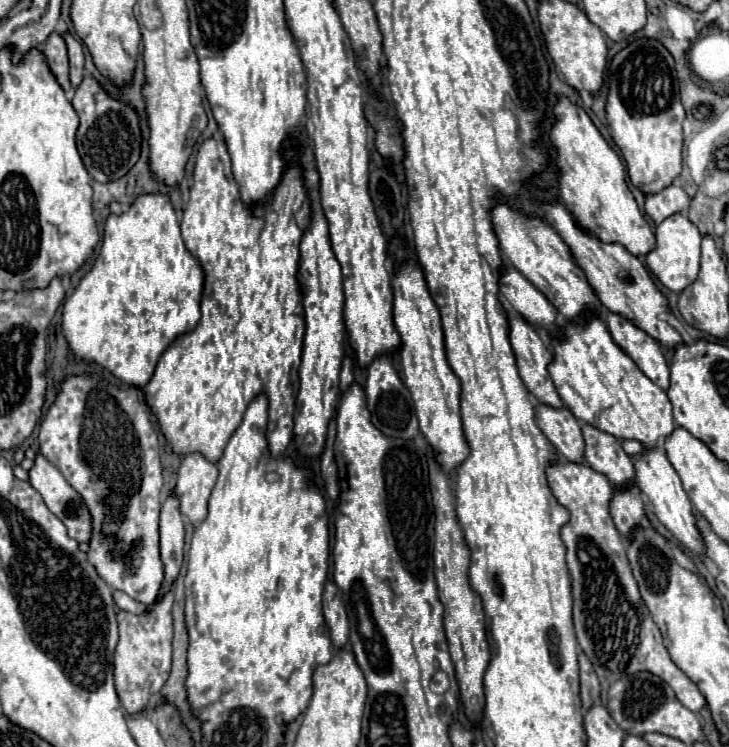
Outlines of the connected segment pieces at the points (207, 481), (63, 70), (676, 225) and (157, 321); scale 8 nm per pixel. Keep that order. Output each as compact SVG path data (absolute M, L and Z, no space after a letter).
M187 454L177 472L175 494L181 500L181 512L199 524L207 516L207 500L217 482L217 466L203 454Z
M53 32L47 38L47 42L45 42L45 46L43 46L41 52L45 54L47 64L49 64L51 72L55 74L57 82L63 86L65 96L71 100L73 94L75 94L75 90L69 84L69 58L67 58L67 44L65 44L63 36L59 32Z
M677 214L669 216L669 220L663 220L655 230L657 246L653 252L647 254L647 266L649 270L659 278L659 282L673 290L683 292L689 284L697 280L699 268L701 268L701 234L699 230L689 222L687 216Z
M139 194L123 214L109 214L103 230L101 252L93 268L81 278L63 306L63 334L73 354L107 368L115 378L143 388L159 356L181 334L191 332L201 318L201 294L205 274L197 258L185 248L179 220L169 194Z

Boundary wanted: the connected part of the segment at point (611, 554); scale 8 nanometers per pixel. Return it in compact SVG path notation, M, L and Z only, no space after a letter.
M561 460L555 466L547 468L547 480L549 480L551 492L557 498L557 502L563 504L571 512L569 522L561 530L561 538L567 546L567 566L569 566L569 574L573 580L573 622L575 622L575 634L577 634L579 648L591 660L597 676L615 682L623 676L629 676L629 674L635 674L641 670L651 672L651 674L659 676L661 680L665 680L675 690L677 698L681 700L681 704L685 708L699 712L705 706L703 694L669 658L669 652L663 646L661 632L659 632L657 624L653 622L651 612L645 608L645 604L641 600L637 582L631 574L631 566L627 560L627 544L621 538L621 534L617 532L617 528L611 520L611 514L609 514L609 502L613 498L613 488L611 488L609 480L603 474L589 468L587 464L571 464L571 462L561 462Z

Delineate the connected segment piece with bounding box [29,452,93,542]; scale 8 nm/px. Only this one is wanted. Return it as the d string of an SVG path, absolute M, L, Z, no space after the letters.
M37 452L35 464L33 464L33 468L29 470L29 482L31 482L31 486L43 496L47 508L49 508L57 518L61 518L61 522L67 526L69 536L71 536L73 540L77 540L77 542L89 542L89 540L91 540L93 522L91 522L89 508L85 506L81 494L75 492L75 488L63 478L63 474L61 474L41 452Z

